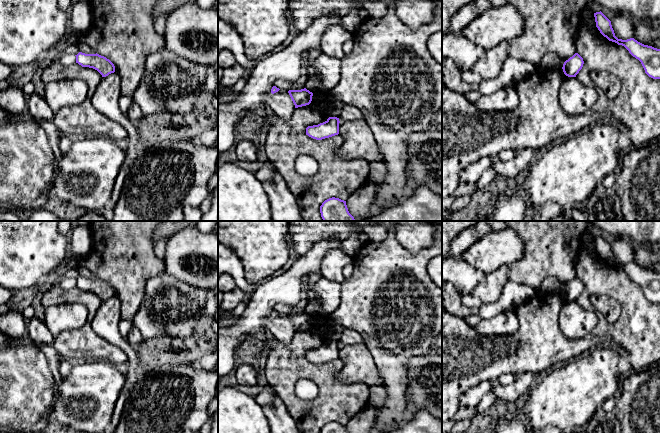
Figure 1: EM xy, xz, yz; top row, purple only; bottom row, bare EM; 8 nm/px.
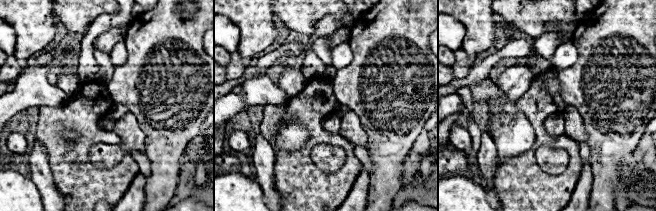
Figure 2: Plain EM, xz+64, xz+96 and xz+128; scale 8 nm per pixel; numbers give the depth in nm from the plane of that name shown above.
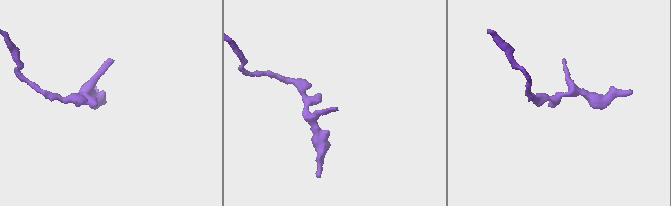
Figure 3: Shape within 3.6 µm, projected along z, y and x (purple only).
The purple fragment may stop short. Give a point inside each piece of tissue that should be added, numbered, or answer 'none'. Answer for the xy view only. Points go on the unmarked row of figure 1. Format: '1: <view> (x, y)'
none

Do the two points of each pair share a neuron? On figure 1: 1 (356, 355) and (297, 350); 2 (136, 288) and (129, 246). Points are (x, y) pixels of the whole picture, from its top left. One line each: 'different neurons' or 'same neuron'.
1: different neurons
2: same neuron

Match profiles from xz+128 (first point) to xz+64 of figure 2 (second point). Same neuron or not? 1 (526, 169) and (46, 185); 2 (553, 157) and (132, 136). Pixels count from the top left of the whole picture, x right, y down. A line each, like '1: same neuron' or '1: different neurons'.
1: different neurons
2: same neuron

